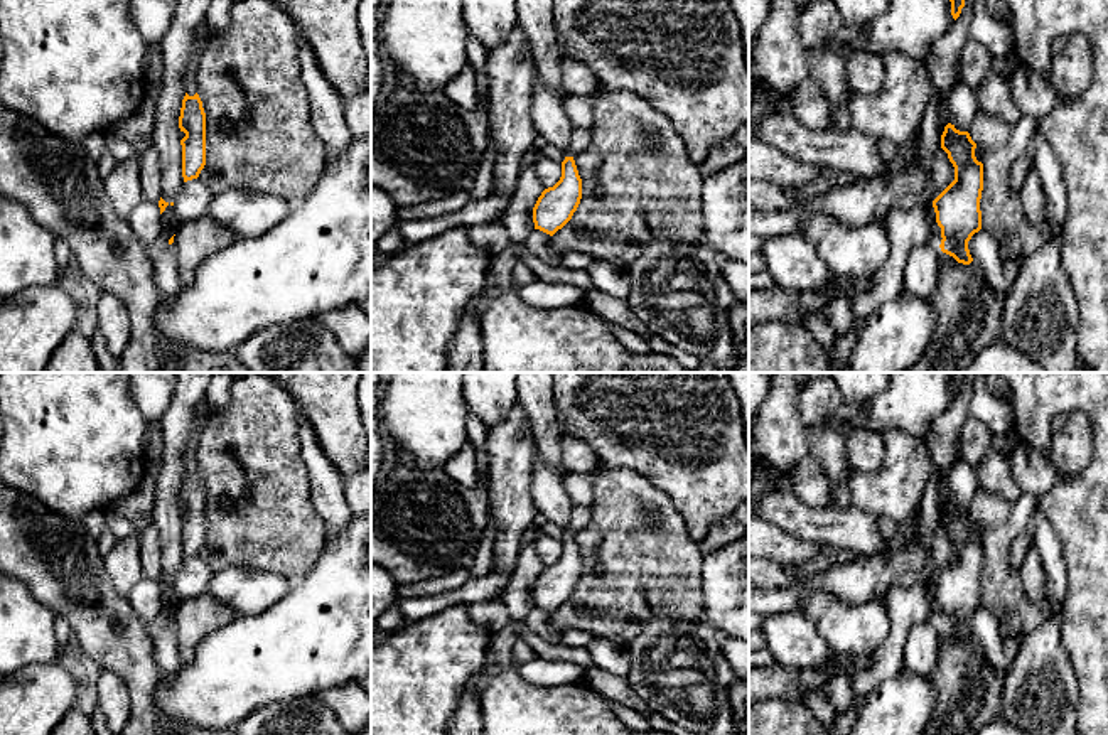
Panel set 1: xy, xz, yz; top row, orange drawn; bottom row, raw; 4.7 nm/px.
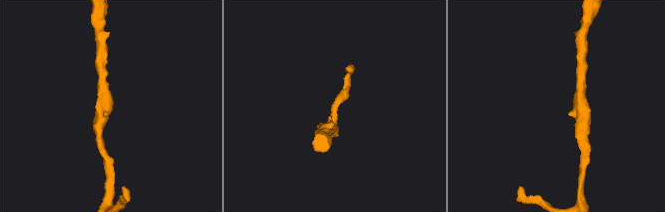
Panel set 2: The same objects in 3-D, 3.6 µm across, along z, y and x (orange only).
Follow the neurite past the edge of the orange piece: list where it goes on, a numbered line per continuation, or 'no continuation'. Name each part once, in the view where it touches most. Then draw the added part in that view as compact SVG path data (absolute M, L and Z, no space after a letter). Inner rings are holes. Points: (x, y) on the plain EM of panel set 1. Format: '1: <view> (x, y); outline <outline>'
no continuation

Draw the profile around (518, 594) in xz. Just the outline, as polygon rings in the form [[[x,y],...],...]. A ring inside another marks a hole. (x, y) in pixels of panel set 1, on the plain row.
[[[530,541],[521,546],[518,561],[504,587],[501,602],[506,605],[511,622],[491,639],[494,663],[482,669],[482,676],[477,683],[479,696],[498,674],[514,666],[511,649],[519,637],[519,627],[524,624],[528,612],[535,607],[533,585],[545,568],[543,561],[536,555],[535,543],[536,541]]]

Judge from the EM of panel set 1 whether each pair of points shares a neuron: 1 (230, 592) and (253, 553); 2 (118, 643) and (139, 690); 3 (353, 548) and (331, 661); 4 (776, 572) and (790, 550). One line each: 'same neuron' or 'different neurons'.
1: different neurons
2: same neuron
3: same neuron
4: different neurons

